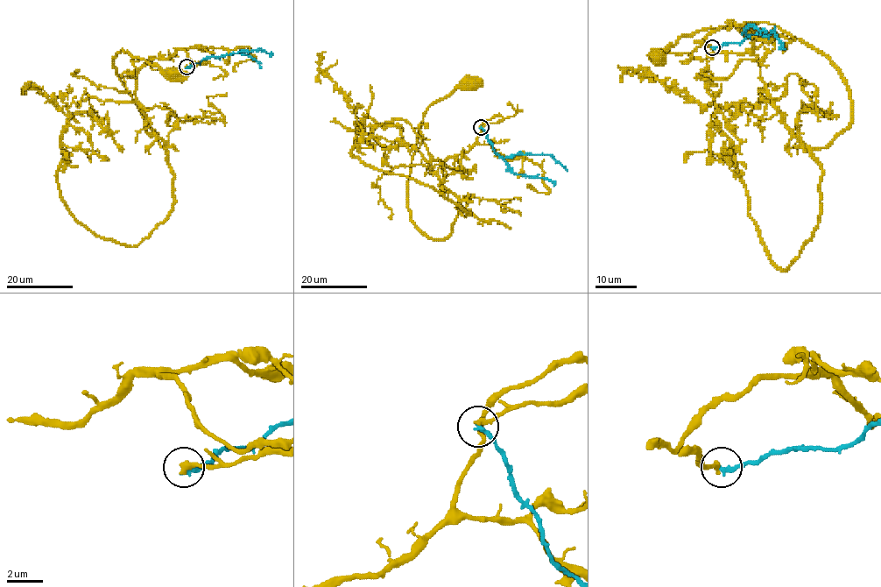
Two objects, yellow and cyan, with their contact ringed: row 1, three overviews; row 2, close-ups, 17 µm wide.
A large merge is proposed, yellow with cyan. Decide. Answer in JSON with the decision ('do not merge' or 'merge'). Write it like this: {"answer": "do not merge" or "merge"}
{"answer": "do not merge"}

